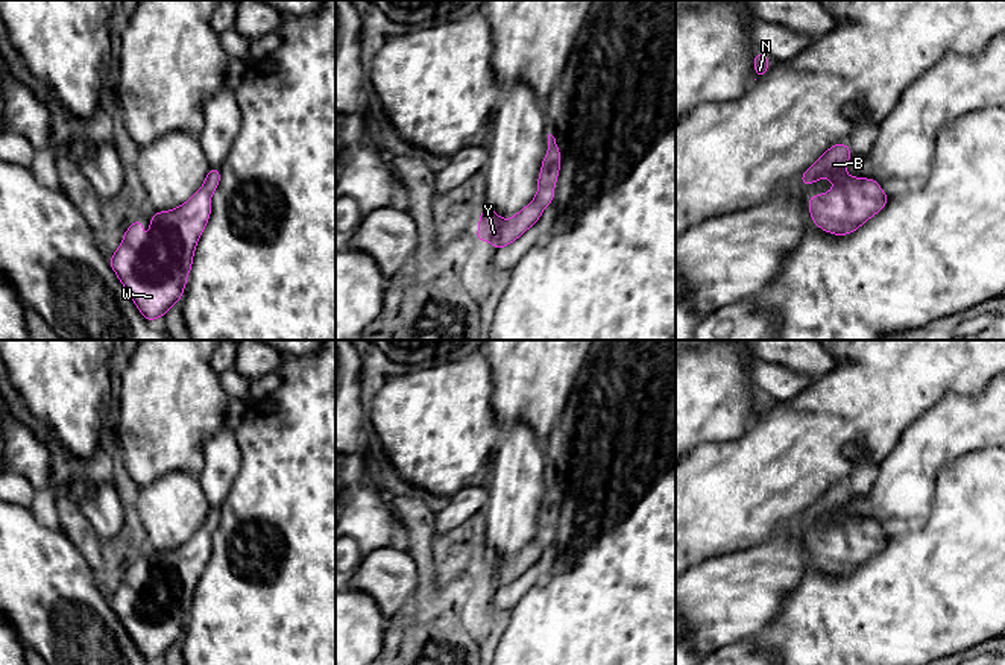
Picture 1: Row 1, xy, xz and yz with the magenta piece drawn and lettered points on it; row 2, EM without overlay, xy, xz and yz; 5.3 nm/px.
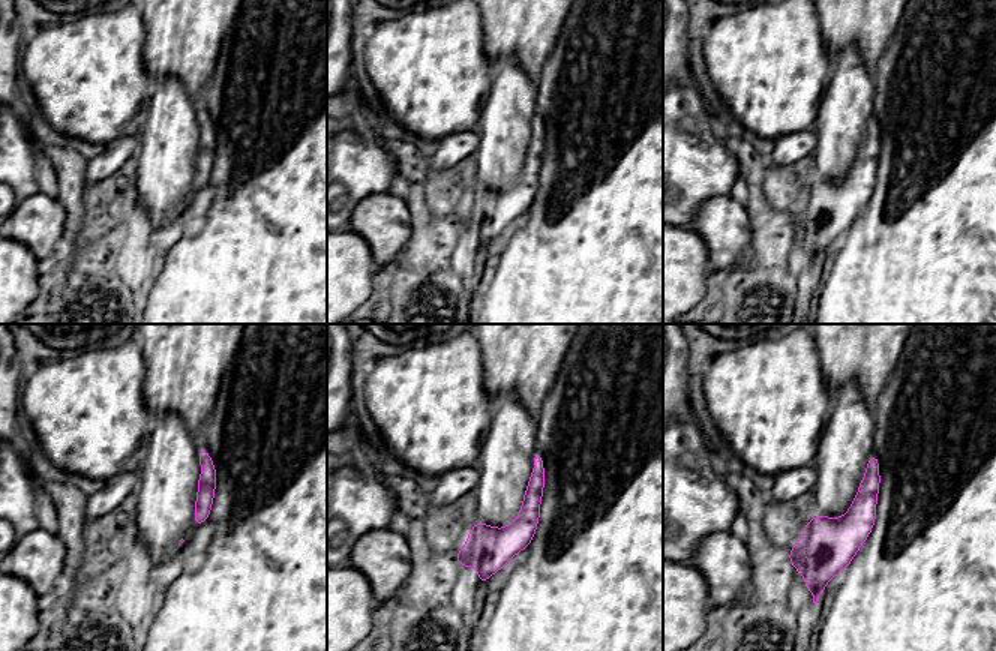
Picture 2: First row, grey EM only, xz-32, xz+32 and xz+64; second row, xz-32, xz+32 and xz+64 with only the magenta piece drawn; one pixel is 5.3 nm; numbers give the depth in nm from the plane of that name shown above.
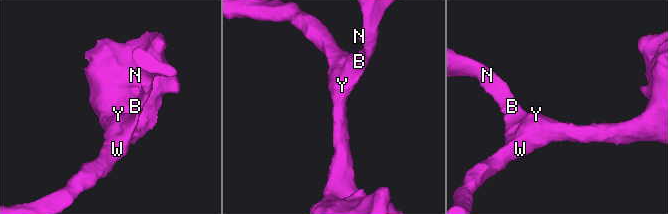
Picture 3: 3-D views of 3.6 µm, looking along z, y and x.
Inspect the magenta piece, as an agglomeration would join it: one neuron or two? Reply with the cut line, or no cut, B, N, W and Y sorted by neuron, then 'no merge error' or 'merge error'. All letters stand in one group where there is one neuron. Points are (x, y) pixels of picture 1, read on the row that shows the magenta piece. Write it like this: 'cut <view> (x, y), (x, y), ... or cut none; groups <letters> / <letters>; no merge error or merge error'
cut none; groups B N W Y; no merge error

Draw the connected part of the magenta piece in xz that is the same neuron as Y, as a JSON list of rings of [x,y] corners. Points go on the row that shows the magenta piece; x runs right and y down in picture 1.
[[[548,135],[548,152],[542,159],[534,199],[513,217],[504,220],[492,208],[483,208],[478,222],[477,240],[489,241],[493,249],[509,246],[527,229],[537,223],[547,205],[554,200],[554,187],[560,170],[560,150],[556,138]]]

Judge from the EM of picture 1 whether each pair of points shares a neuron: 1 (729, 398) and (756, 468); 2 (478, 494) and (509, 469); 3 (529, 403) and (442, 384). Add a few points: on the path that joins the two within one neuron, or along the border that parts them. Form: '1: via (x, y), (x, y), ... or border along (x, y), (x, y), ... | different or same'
1: border along (755, 421), (737, 438), (708, 442) | different
2: border along (485, 483), (488, 501), (482, 509) | different
3: border along (488, 360), (492, 412), (503, 428) | different

